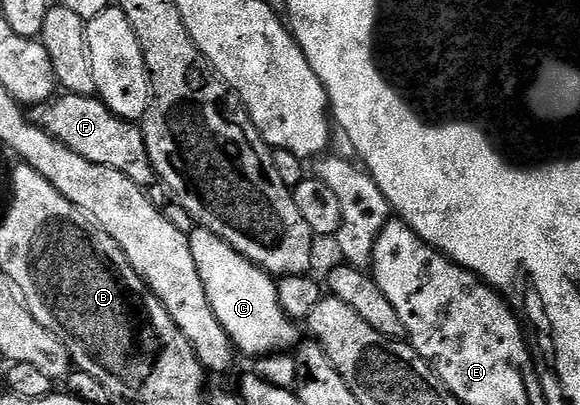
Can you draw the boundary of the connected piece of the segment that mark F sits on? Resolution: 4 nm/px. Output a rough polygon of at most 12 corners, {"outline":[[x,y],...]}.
{"outline":[[60,95],[29,119],[85,162],[156,187],[142,127],[94,95]]}

